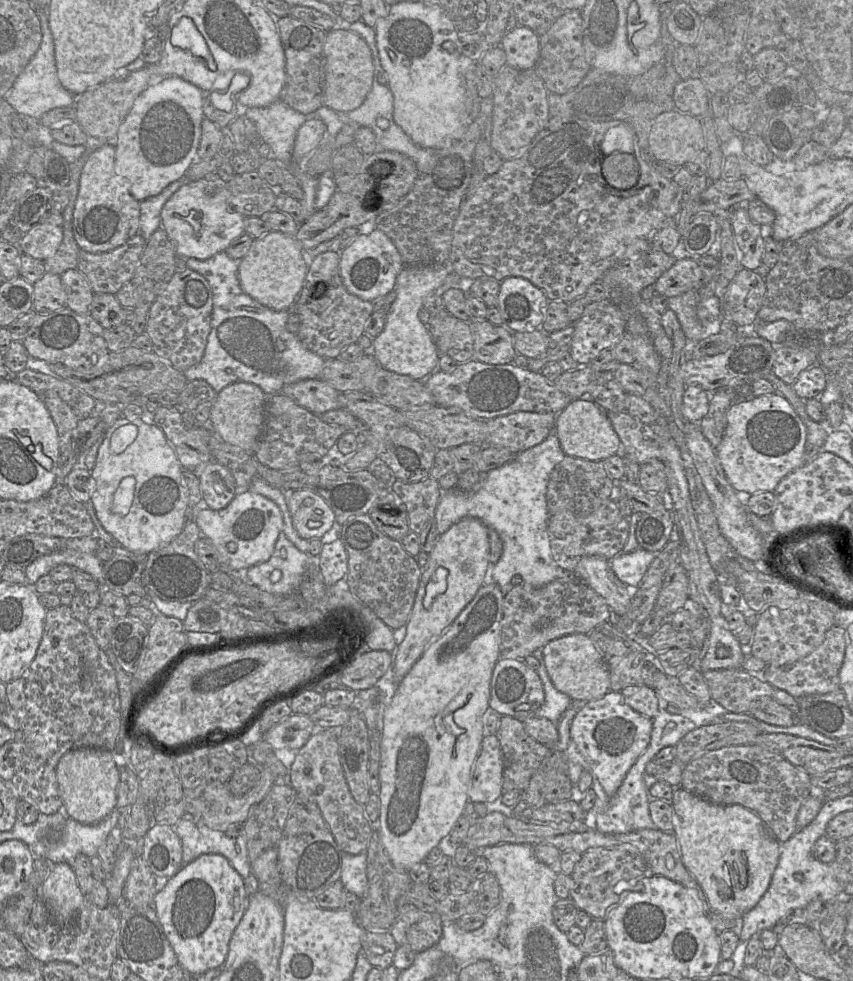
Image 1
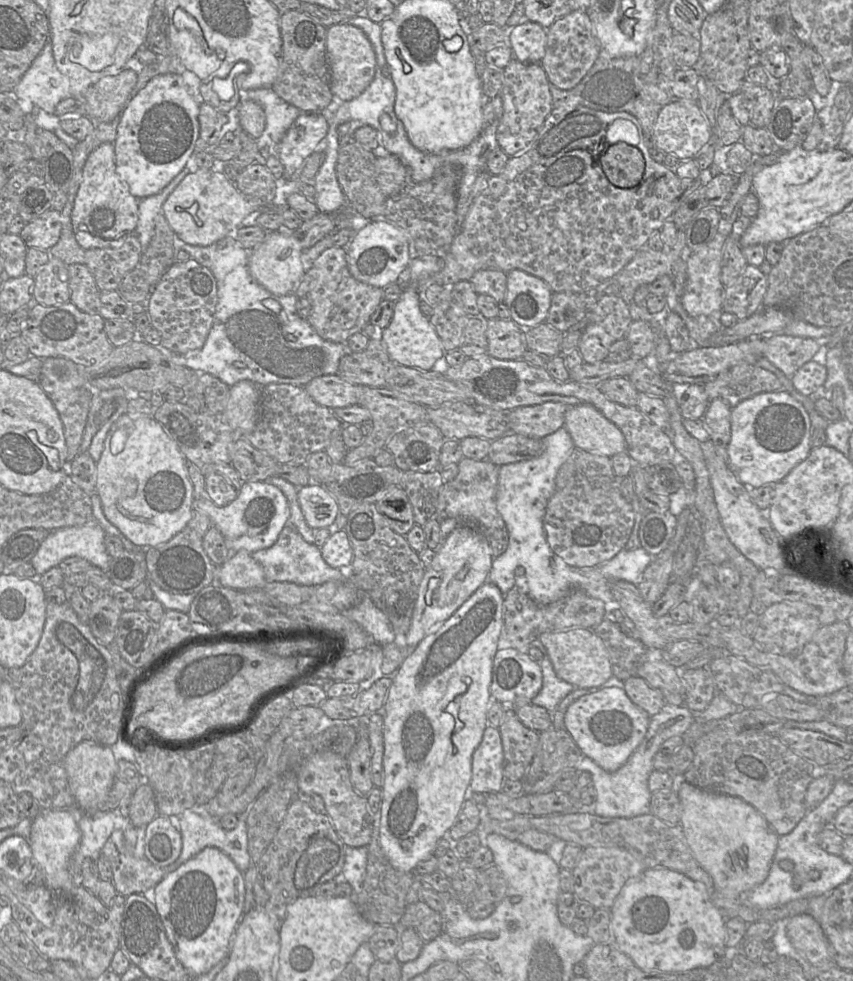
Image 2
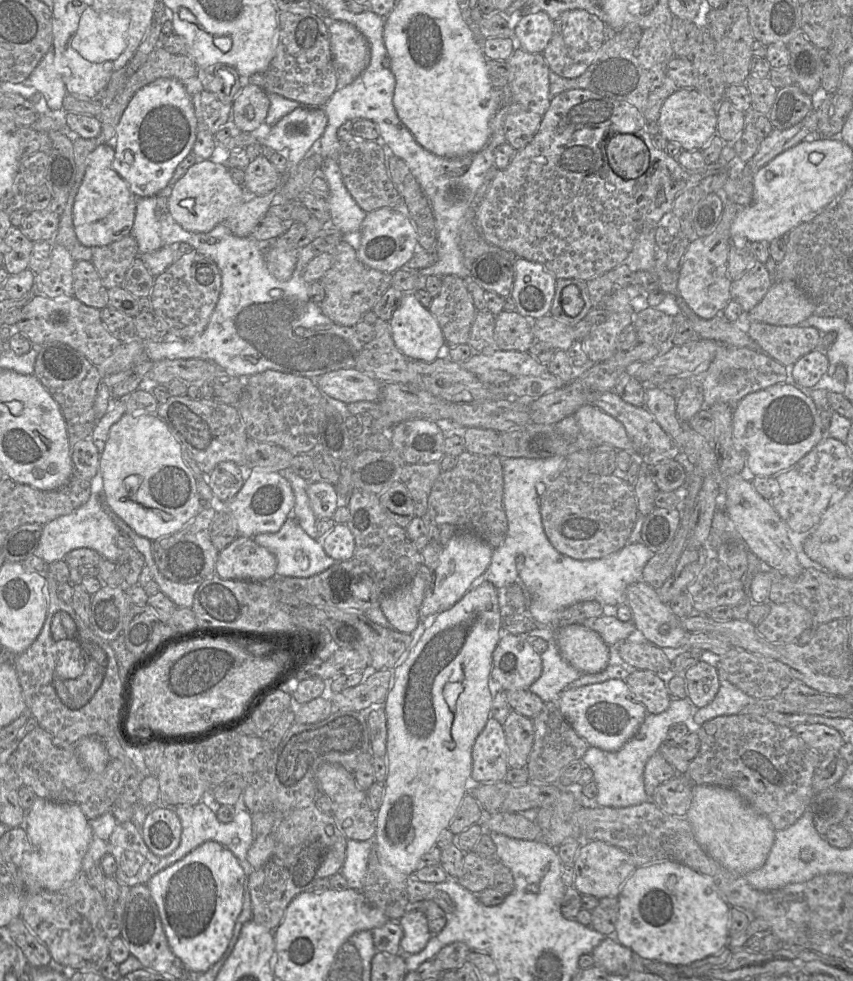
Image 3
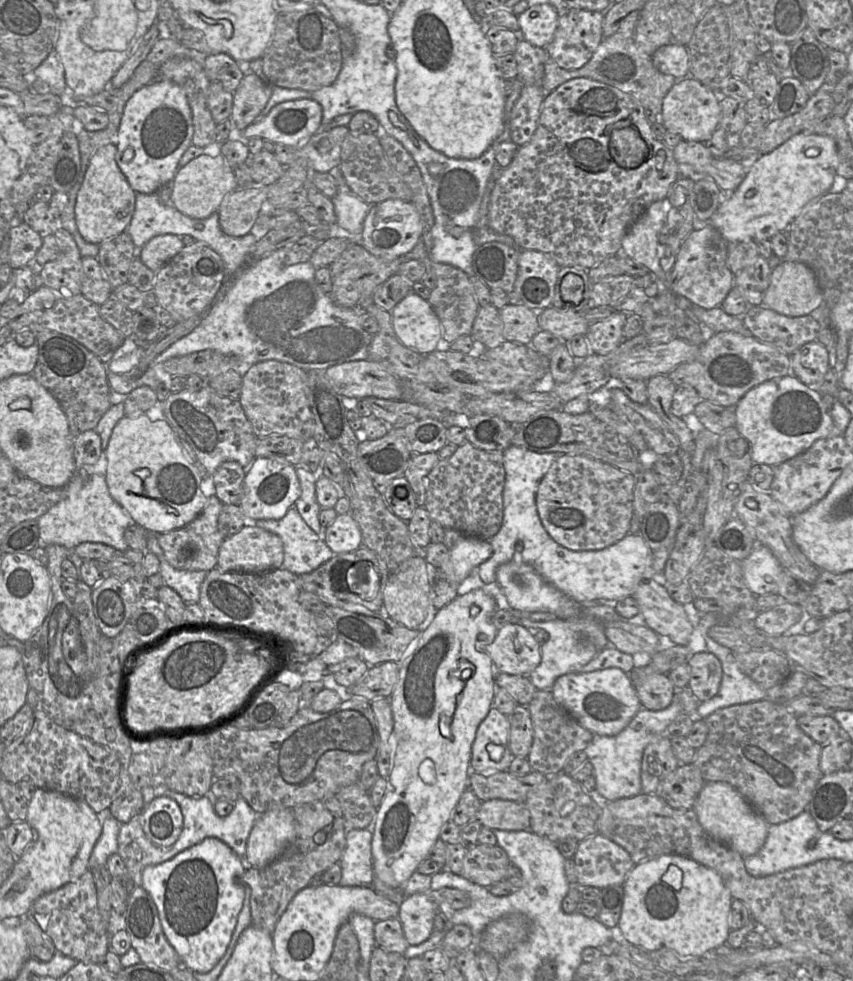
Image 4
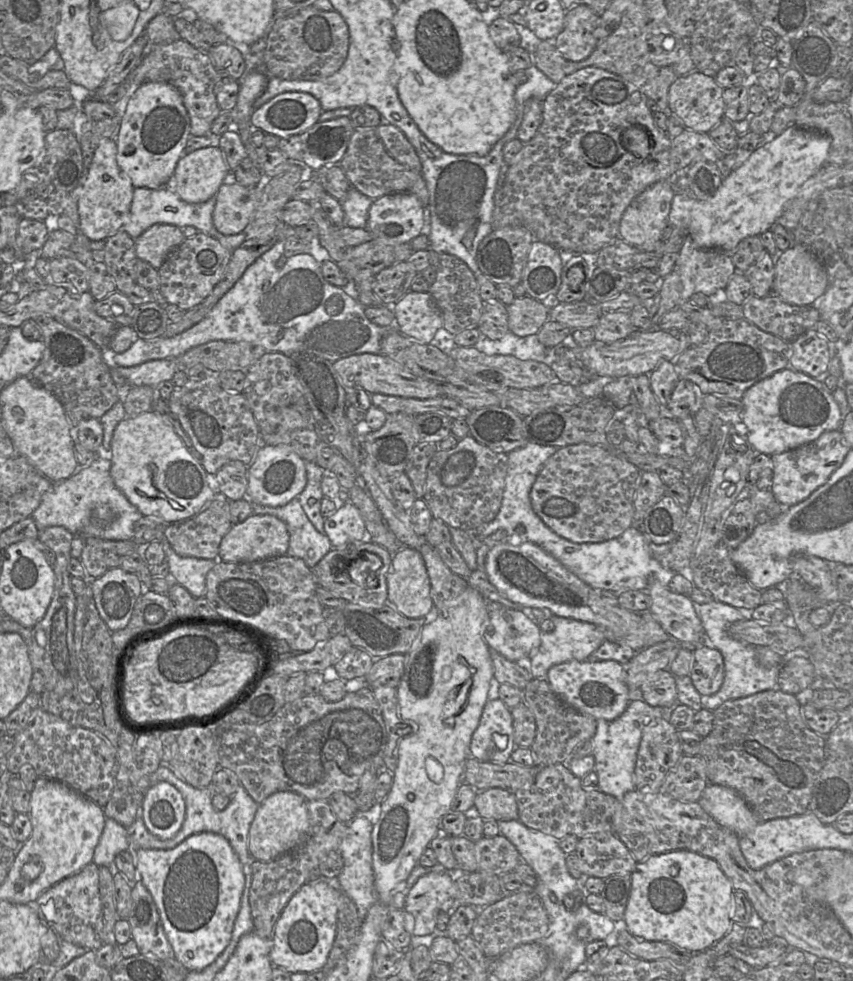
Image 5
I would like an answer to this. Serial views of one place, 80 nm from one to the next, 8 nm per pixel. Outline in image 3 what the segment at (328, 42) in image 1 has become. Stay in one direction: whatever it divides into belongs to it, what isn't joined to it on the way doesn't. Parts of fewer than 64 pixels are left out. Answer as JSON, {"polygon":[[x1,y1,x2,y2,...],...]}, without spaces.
{"polygon":[[329,20,328,30,337,74,337,89,342,89,366,69,370,61,370,48,363,34,350,23]]}

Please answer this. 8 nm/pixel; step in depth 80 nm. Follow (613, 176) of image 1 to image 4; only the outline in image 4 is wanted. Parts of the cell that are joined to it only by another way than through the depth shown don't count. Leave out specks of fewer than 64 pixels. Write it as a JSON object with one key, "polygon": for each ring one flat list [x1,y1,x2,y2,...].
{"polygon":[[634,127,614,130,609,149,614,161,626,169,637,168,650,153,646,141]]}

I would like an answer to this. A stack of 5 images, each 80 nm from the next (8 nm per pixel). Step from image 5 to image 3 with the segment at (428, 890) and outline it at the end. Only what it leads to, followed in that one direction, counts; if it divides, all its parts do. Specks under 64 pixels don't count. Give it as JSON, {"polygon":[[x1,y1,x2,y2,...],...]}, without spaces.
{"polygon":[[417,909,406,910,398,923,402,929,401,952,409,955,422,951,432,936,425,914]]}

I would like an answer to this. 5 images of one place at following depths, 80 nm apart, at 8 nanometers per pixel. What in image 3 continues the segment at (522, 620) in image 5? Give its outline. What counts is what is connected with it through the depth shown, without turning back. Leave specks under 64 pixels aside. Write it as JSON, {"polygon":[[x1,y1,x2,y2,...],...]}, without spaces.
{"polygon":[[503,633,492,655,492,683,497,690,528,689,542,673,542,658,526,635]]}

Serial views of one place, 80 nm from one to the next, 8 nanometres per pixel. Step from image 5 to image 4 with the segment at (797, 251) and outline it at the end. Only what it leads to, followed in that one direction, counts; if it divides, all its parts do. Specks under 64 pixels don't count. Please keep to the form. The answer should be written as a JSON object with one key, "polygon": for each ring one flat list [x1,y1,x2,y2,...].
{"polygon":[[782,260,773,270,770,284,762,300,764,307,789,317,810,315,823,303,814,271,801,262]]}

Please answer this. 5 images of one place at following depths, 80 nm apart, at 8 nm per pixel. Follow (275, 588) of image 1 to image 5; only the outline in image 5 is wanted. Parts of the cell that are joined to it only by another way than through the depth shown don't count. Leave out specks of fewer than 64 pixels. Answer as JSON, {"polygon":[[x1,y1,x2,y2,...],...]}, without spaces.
{"polygon":[[297,497,277,507,253,504,253,514,269,514,282,520,289,533,286,555,302,559,310,568,332,549,329,538,313,526]]}

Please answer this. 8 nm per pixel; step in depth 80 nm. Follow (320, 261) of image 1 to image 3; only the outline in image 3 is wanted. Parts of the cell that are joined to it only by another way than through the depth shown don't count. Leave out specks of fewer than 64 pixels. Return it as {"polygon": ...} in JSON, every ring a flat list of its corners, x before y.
{"polygon":[[341,241,331,253,331,267,320,279,325,296,319,303,322,313,334,323,355,326,366,312,373,309,381,295,391,286,393,274,372,269,364,265,357,256,357,250,347,241]]}

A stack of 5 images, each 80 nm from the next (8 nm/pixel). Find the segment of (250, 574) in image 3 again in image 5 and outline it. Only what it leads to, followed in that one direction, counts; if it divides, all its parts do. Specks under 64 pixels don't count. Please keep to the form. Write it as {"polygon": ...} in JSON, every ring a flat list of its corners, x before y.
{"polygon":[[252,514,243,522,231,526,222,538,218,558,226,563,257,562,286,554,289,533,286,524,269,514]]}

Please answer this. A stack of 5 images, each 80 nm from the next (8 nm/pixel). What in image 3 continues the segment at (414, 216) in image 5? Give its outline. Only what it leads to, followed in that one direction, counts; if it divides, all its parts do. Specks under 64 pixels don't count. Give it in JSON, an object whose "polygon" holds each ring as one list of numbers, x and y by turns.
{"polygon":[[383,207,364,218,359,231,357,256,367,267,393,274,411,260,417,243,417,233,411,220,399,211]]}

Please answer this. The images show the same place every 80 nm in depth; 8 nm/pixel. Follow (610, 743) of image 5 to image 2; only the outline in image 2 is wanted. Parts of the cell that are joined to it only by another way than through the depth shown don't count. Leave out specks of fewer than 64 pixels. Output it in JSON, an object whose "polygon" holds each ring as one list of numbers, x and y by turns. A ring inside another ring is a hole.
{"polygon":[[666,704,662,710,650,717,647,733,629,759,616,771,608,772,602,769,591,758,582,754,574,764,579,771,588,771,592,775,592,784,596,789,597,797,595,814,603,817,632,818,651,812,652,793,649,790,648,780,653,769,653,759,662,744,674,736,683,734,694,723,694,713,686,705],[675,719,673,726,666,727,666,722]]}

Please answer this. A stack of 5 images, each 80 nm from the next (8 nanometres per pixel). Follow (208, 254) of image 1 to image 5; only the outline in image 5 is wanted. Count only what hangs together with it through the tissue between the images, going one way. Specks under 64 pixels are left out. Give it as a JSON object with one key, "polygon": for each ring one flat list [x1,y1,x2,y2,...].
{"polygon":[[204,147,182,155,170,187,183,201,197,204,215,197,229,178,231,171,220,147]]}

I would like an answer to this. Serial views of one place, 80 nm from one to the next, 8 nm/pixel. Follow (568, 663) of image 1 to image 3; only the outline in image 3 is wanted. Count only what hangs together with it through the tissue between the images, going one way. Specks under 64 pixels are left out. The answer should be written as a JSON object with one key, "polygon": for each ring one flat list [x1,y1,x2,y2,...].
{"polygon":[[582,624,559,628,556,641,563,658,581,673,599,673,609,665,609,646]]}

